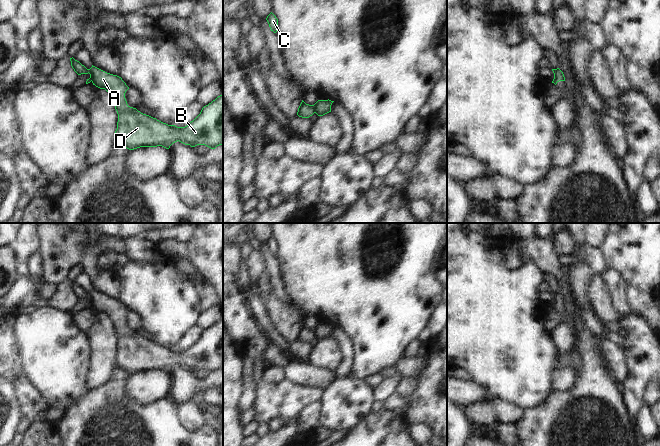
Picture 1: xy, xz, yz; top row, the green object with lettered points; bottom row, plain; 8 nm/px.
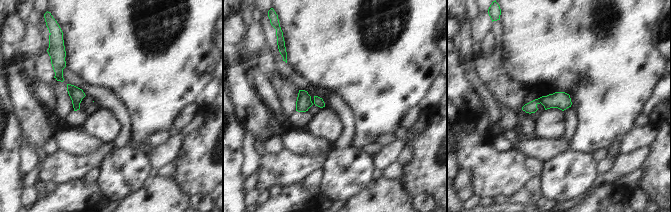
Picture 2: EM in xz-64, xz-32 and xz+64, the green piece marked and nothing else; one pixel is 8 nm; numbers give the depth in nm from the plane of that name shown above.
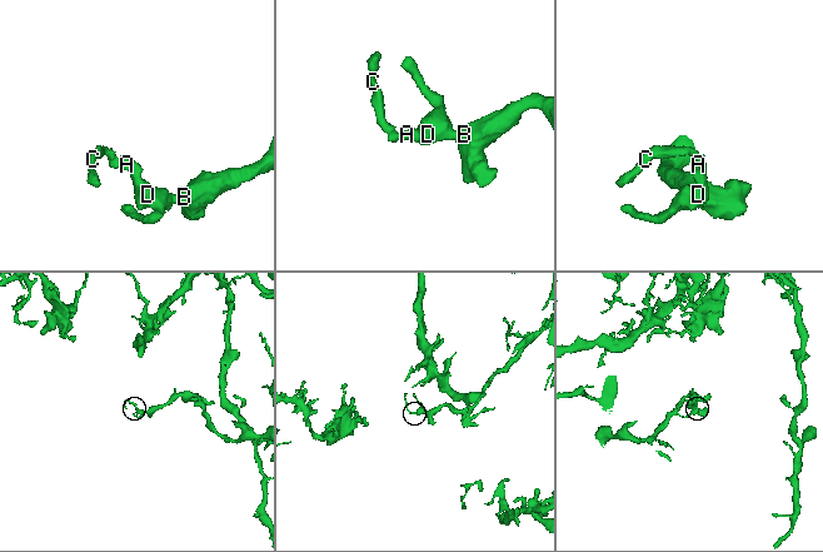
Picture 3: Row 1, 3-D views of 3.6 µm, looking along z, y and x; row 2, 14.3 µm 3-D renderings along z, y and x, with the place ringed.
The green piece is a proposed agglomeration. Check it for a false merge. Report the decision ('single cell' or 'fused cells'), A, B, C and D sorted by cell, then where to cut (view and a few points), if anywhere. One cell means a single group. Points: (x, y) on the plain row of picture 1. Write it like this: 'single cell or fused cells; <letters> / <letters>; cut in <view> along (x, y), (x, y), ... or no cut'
fused cells; A B D / C; cut in xz along (312, 329), (314, 336)

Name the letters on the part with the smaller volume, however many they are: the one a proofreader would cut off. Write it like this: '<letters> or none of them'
C

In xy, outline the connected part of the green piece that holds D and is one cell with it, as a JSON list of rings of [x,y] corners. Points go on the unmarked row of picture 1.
[[[93,289],[89,298],[93,309],[105,313],[112,322],[118,338],[115,355],[118,369],[134,374],[157,370],[169,373],[177,365],[191,371],[205,369],[211,373],[223,368],[223,318],[204,330],[187,350],[177,351],[130,331],[125,322],[129,311],[121,301]]]

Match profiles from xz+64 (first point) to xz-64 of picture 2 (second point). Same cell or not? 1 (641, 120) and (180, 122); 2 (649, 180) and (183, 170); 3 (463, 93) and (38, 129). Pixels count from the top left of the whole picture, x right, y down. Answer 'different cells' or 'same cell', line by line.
1: same cell
2: same cell
3: same cell

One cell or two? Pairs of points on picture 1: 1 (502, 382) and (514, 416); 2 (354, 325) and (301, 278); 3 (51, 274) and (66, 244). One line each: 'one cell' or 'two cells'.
1: two cells
2: one cell
3: one cell

